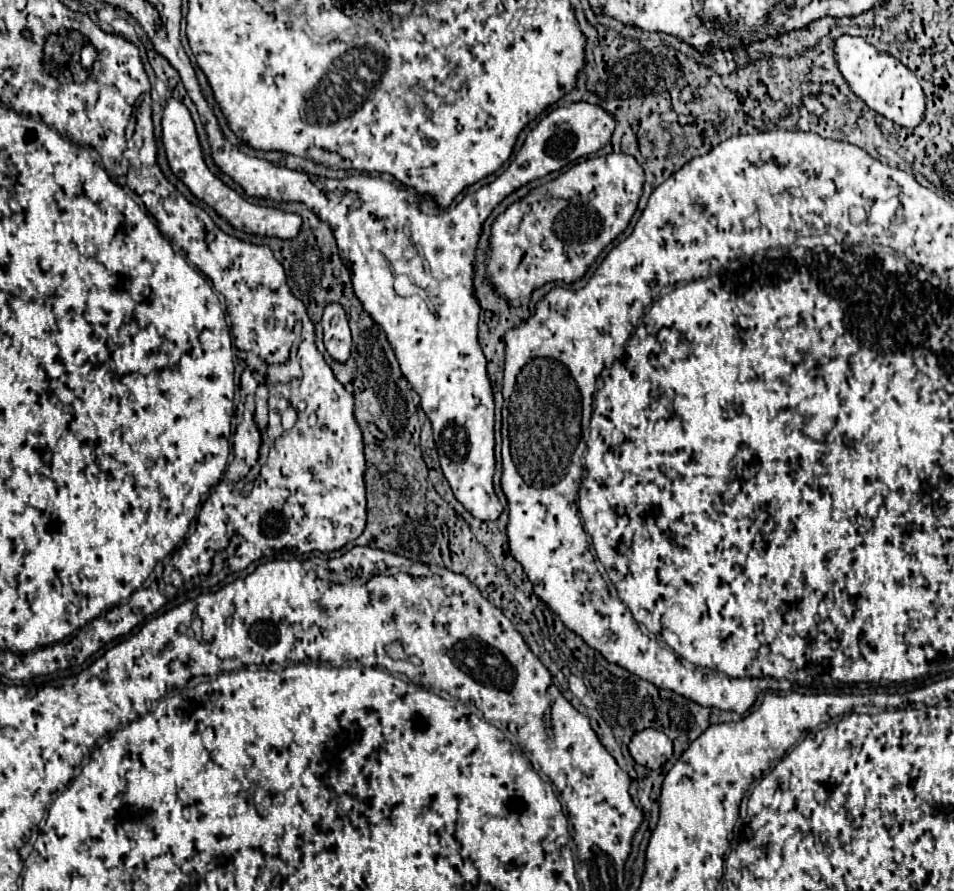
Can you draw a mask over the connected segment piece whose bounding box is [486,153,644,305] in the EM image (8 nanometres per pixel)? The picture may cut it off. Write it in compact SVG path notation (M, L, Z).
M612 153L576 163L554 181L508 205L490 231L486 251L490 287L510 305L522 305L530 301L534 289L546 283L580 281L602 249L628 227L642 195L642 183L644 171L636 159Z

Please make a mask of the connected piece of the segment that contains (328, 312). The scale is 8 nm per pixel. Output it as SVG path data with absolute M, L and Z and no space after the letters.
M336 303L328 305L322 315L322 327L324 327L324 347L330 353L330 357L334 361L346 361L350 357L352 347L346 311Z

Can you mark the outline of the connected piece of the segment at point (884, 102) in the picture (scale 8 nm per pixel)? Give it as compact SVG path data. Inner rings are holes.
M840 35L834 41L834 59L852 93L856 93L870 109L902 127L916 127L922 121L926 109L924 93L918 87L918 79L914 77L914 73L906 69L906 65L902 65L894 55L878 51L862 37Z

